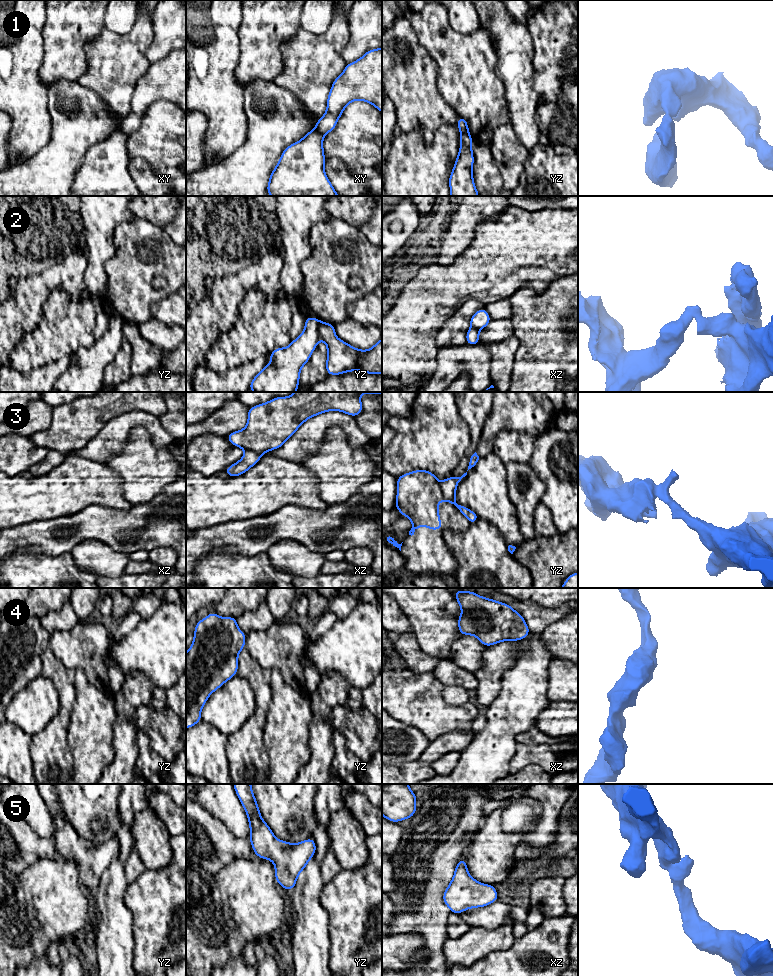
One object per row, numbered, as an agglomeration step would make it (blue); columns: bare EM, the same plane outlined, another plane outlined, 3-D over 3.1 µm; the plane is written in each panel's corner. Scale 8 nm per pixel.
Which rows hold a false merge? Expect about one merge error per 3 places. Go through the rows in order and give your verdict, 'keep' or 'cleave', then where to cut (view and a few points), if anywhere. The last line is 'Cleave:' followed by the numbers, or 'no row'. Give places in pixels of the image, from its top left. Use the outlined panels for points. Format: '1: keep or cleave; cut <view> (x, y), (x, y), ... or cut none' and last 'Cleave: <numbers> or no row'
1: cleave; cut xy (315, 128), (323, 136)
2: cleave; cut yz (318, 321), (319, 338)
3: cleave; cut yz (440, 483), (444, 499)
4: keep; cut none
5: keep; cut none
Cleave: 1, 2, 3

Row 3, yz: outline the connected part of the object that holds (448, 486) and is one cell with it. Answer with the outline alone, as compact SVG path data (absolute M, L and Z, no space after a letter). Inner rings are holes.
M467 472L464 473L461 477L451 477L449 476L447 479L441 482L441 490L443 499L447 502L450 502L456 509L460 511L470 522L470 524L474 524L478 519L478 515L468 509L466 506L459 505L455 501L456 495L456 487L461 481L463 477L467 475Z

